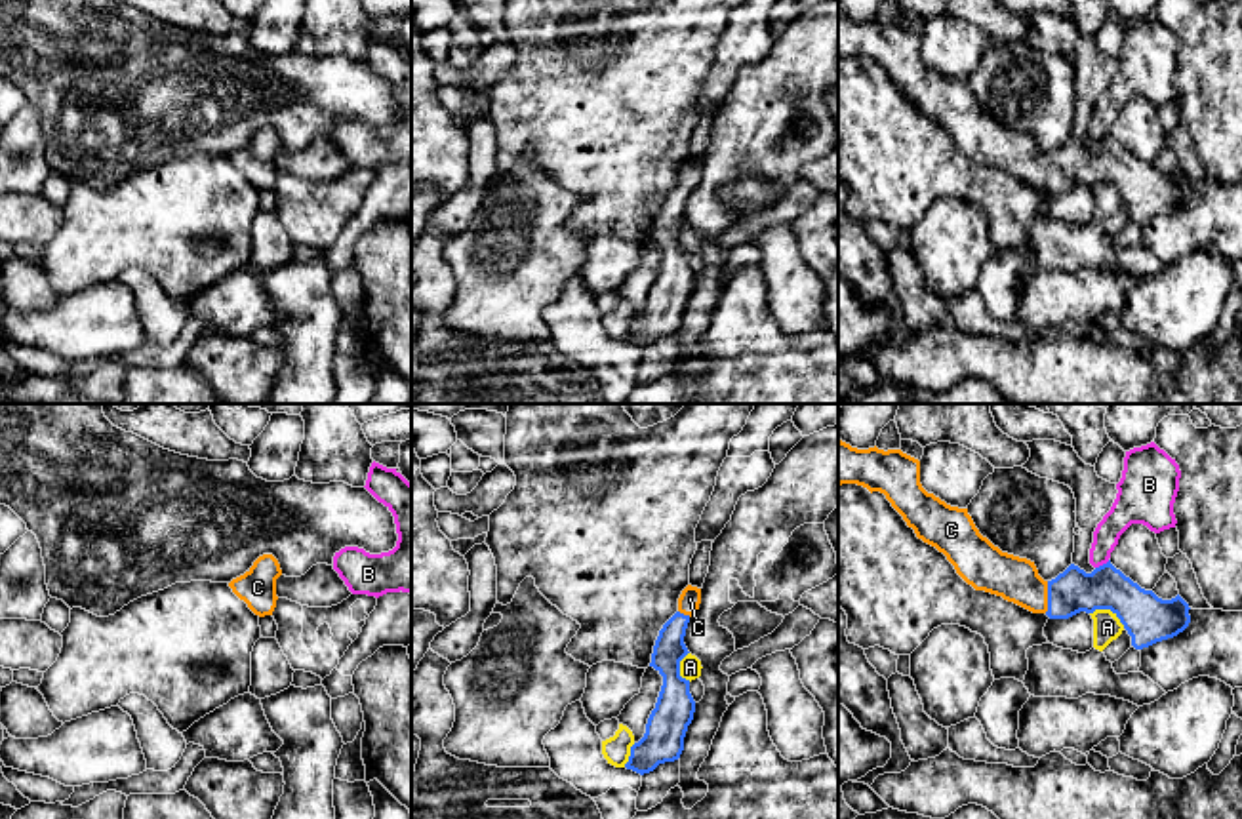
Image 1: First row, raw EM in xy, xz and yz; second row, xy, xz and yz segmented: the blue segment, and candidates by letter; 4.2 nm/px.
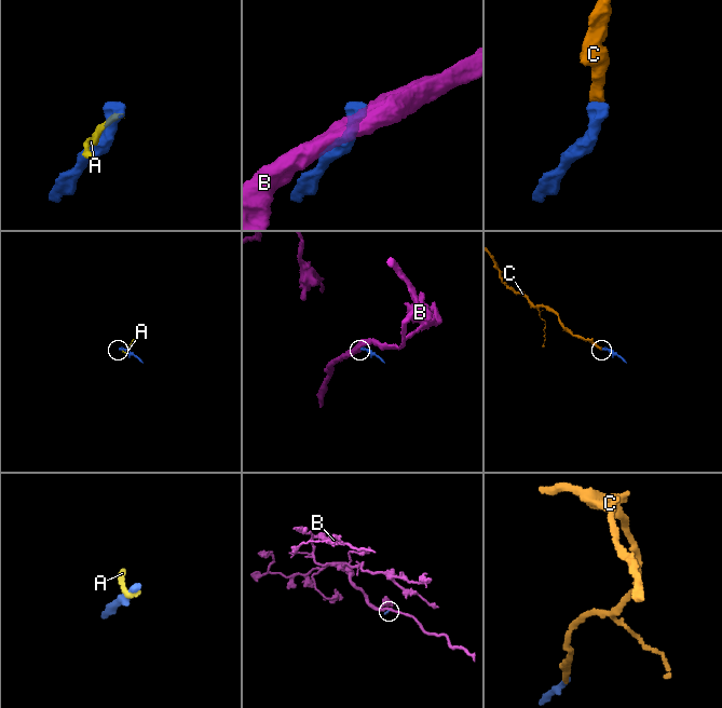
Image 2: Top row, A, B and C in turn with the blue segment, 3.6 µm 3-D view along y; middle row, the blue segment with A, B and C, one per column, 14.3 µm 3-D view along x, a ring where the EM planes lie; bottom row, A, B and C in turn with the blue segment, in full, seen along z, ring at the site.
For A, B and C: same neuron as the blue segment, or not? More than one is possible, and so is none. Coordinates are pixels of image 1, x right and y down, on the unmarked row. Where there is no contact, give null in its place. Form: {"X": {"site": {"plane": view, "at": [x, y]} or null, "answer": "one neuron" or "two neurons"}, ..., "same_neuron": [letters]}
{"A": {"site": {"plane": "yz", "at": [1109, 181]}, "answer": "two neurons"}, "B": {"site": {"plane": "yz", "at": [1103, 138]}, "answer": "two neurons"}, "C": {"site": {"plane": "yz", "at": [1048, 170]}, "answer": "one neuron"}, "same_neuron": ["C"]}

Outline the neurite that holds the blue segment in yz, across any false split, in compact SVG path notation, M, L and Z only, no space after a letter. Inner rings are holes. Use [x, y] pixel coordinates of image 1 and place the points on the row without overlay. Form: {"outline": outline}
{"outline": "M838 13L838 59L842 57L884 67L916 110L943 126L968 158L1032 187L1069 192L1080 185L1111 183L1135 223L1173 211L1191 196L1191 181L1179 168L1162 173L1111 133L1092 147L1071 137L1055 152L1044 154L1034 135L1002 126L983 110L968 82L951 80L928 67L920 57L920 34L901 23L857 23Z"}

